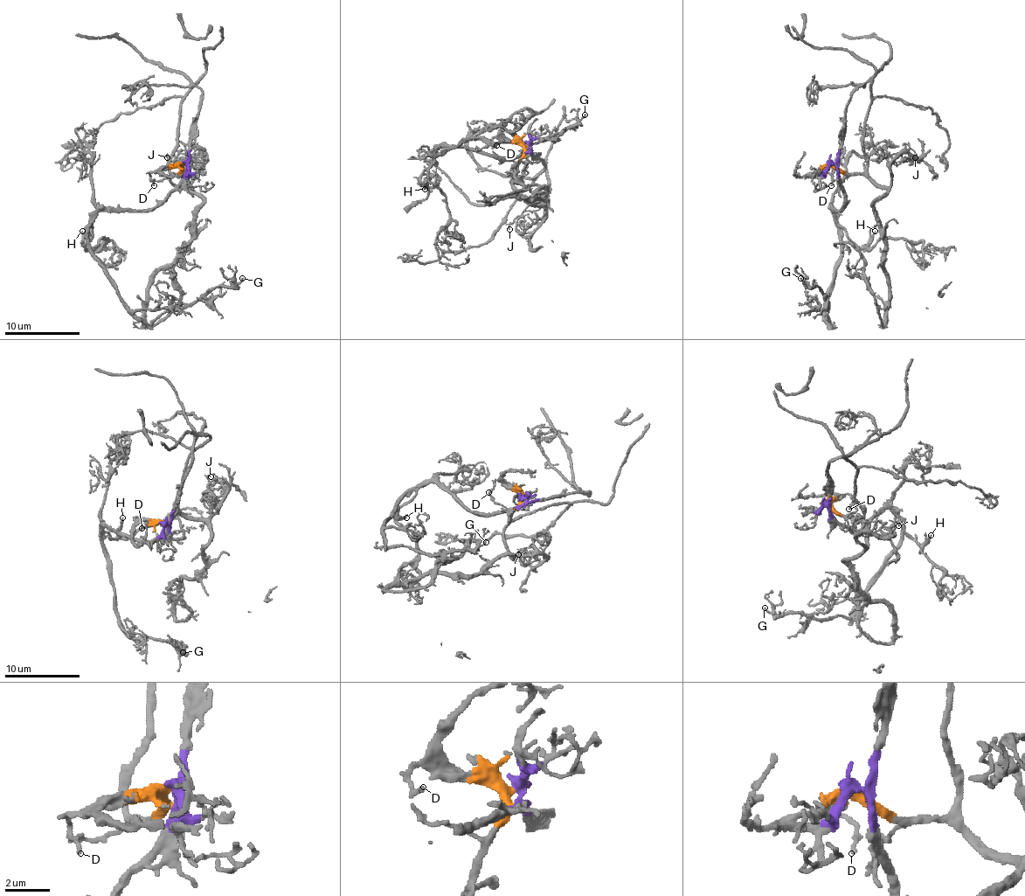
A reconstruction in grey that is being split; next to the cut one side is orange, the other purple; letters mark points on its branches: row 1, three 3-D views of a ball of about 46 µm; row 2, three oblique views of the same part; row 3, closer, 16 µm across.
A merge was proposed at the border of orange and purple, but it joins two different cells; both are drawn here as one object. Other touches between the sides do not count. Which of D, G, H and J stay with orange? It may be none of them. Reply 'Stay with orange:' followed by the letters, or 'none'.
Stay with orange: D, J

